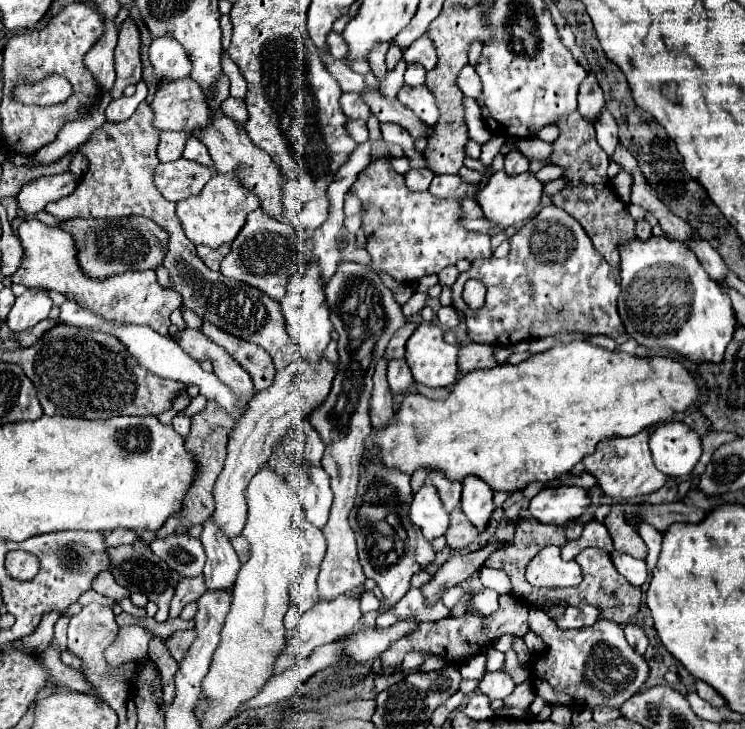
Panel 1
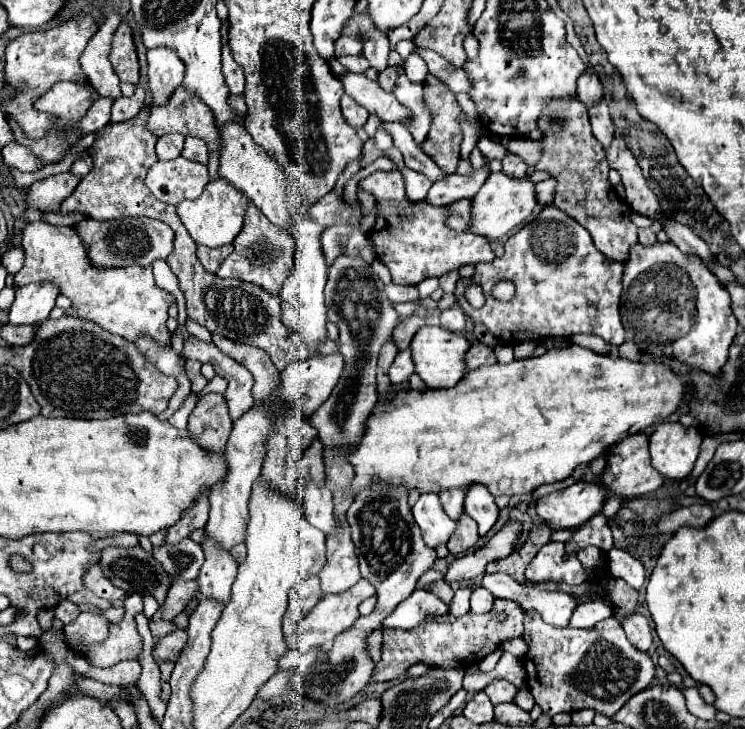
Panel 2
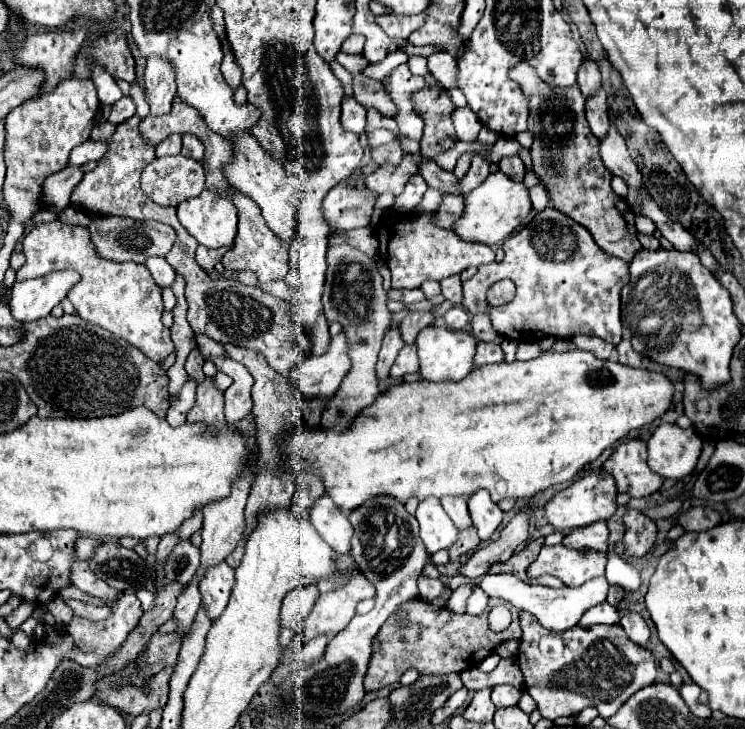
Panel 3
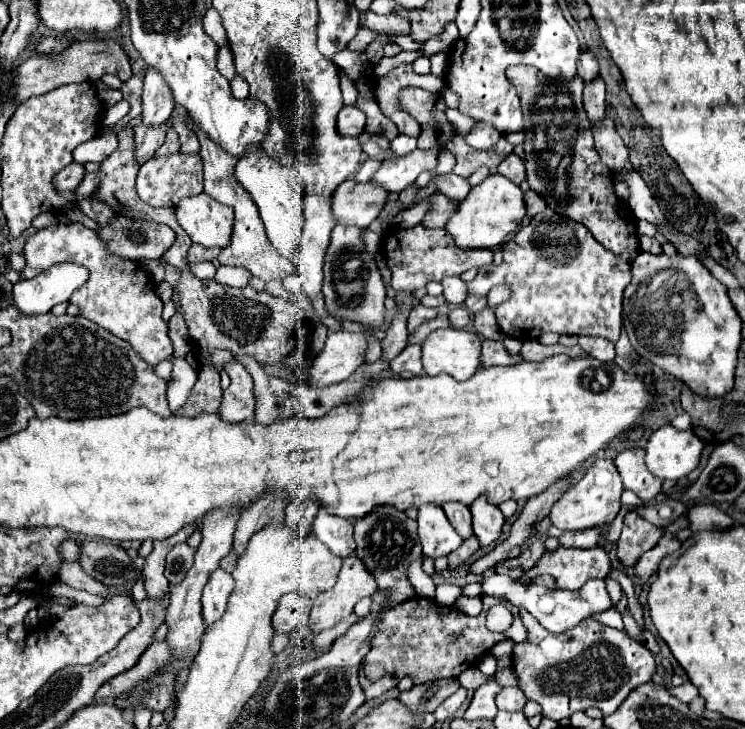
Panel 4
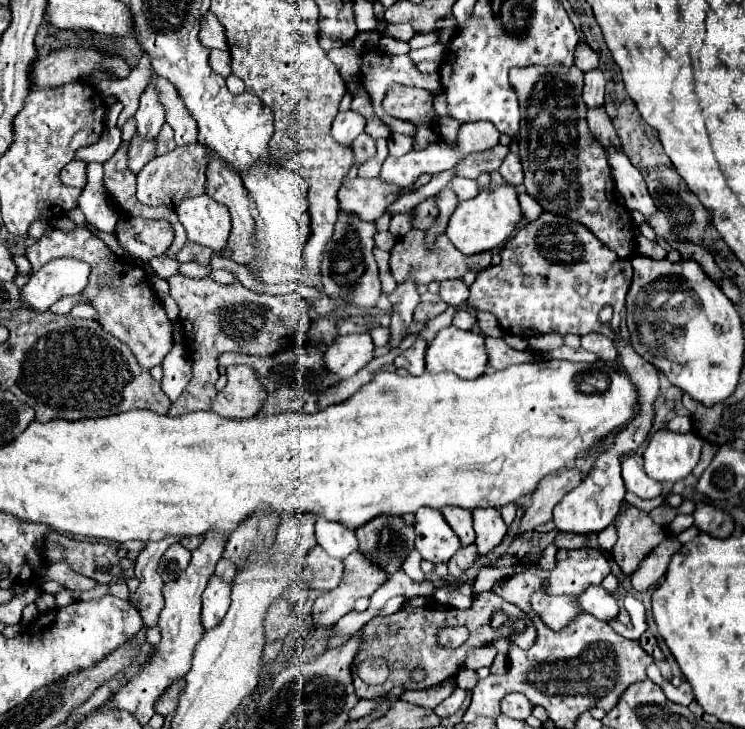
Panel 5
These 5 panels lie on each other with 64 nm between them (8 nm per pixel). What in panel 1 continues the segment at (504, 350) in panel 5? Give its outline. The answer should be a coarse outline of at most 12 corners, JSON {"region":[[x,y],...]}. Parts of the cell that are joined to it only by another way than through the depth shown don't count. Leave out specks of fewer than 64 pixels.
{"region":[[486,344],[460,348],[458,366],[464,374],[492,368],[498,362]]}

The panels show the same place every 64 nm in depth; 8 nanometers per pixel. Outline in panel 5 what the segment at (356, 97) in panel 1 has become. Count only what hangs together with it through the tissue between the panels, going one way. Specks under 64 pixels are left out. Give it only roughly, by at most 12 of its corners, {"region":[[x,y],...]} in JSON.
{"region":[[348,110],[338,112],[332,138],[352,144],[364,132],[364,116]]}

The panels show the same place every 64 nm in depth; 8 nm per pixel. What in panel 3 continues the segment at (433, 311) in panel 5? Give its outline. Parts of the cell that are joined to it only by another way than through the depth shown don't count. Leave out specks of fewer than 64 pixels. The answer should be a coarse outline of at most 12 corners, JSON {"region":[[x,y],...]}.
{"region":[[408,312],[400,322],[406,344],[414,344],[418,332],[430,326],[432,312]]}

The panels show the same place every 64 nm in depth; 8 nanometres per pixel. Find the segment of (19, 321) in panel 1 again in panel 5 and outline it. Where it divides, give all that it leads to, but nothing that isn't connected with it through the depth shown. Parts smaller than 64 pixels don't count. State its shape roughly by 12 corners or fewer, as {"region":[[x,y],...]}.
{"region":[[56,258],[30,274],[22,288],[28,308],[46,312],[78,294],[88,264]]}

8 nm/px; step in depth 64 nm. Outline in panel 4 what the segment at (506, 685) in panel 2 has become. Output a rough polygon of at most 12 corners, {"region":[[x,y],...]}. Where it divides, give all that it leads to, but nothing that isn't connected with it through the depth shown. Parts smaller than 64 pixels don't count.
{"region":[[504,688],[496,698],[500,710],[522,712],[526,704],[520,688]]}

